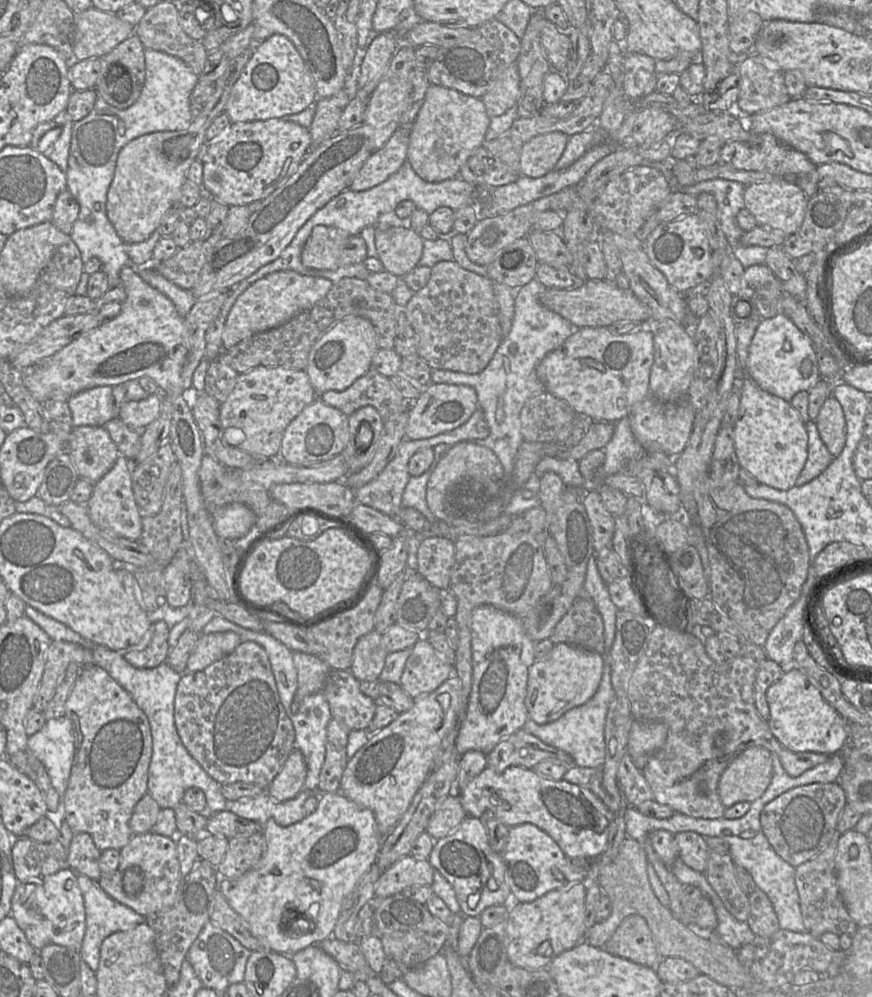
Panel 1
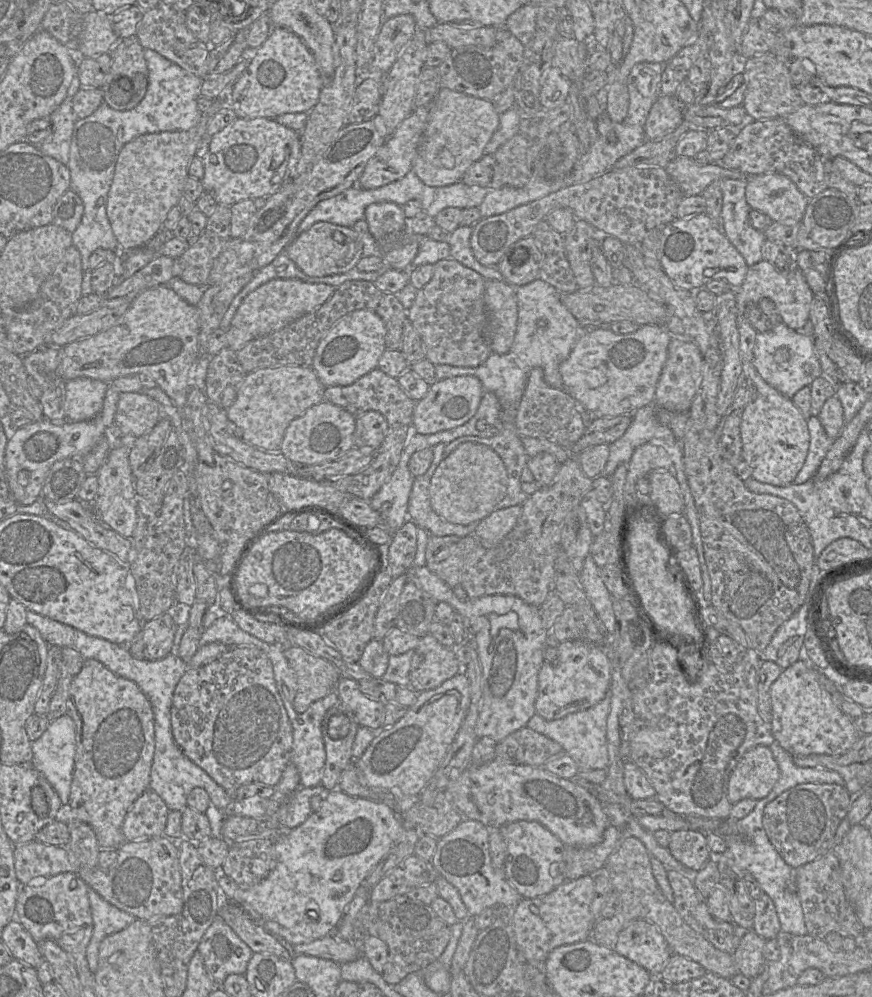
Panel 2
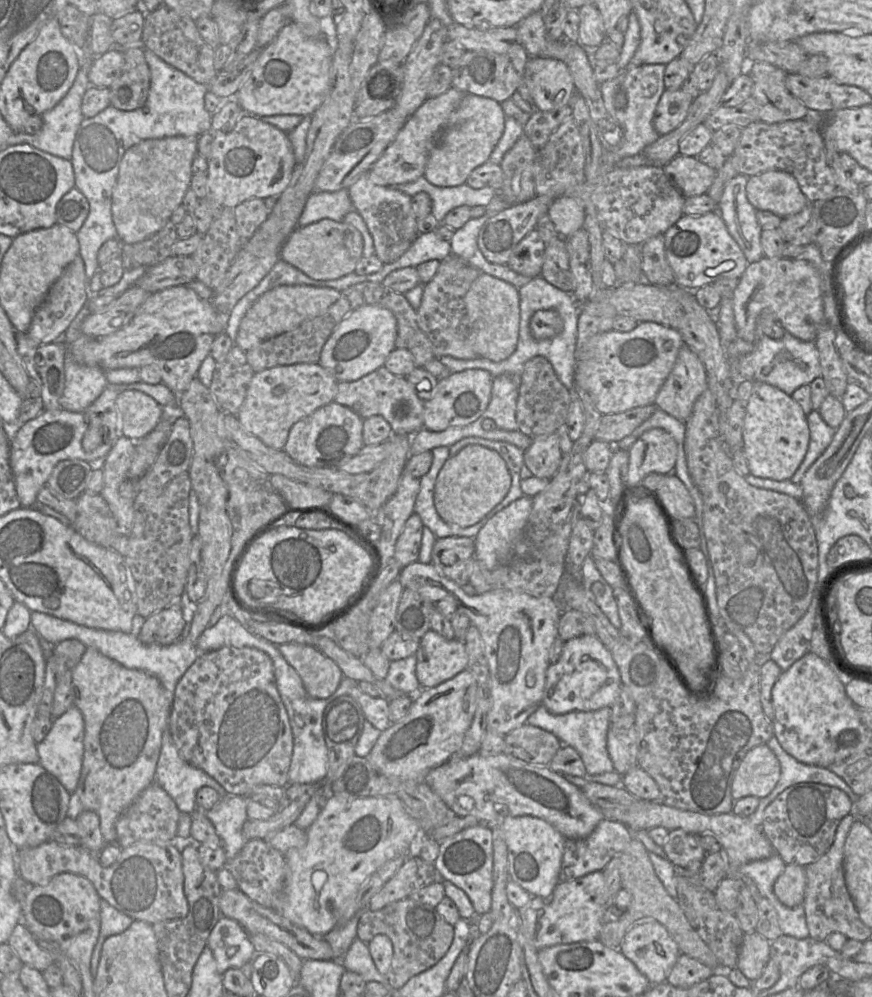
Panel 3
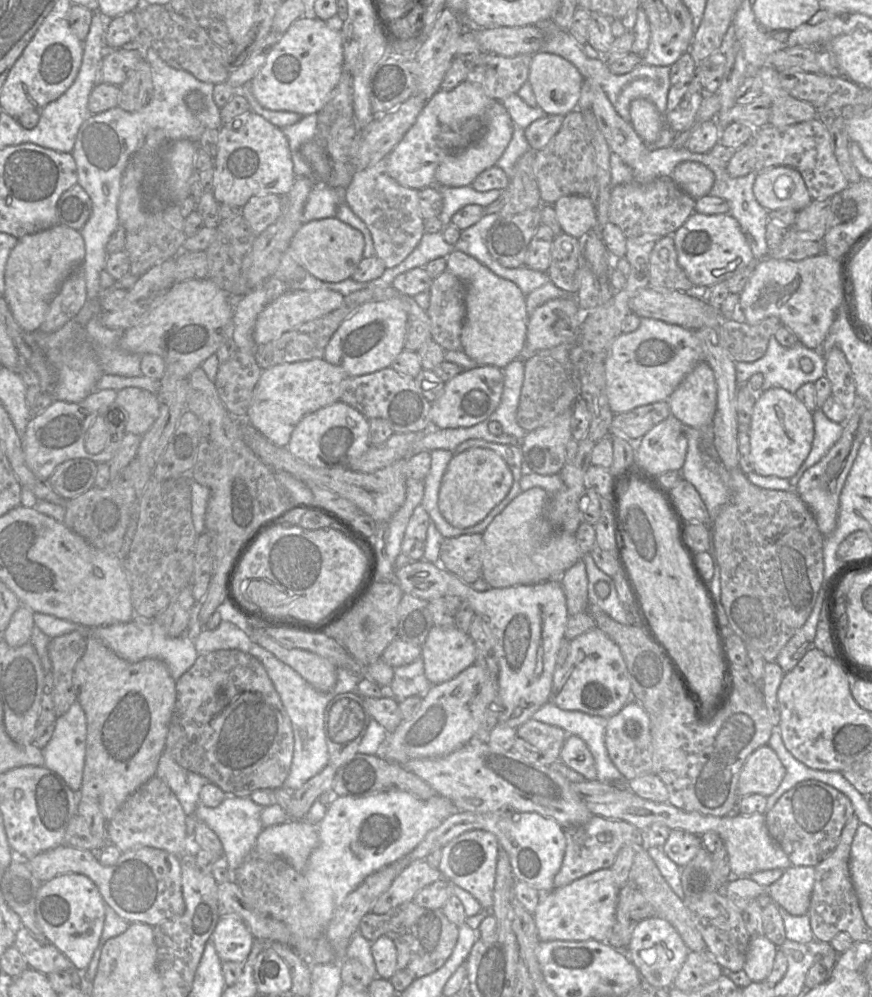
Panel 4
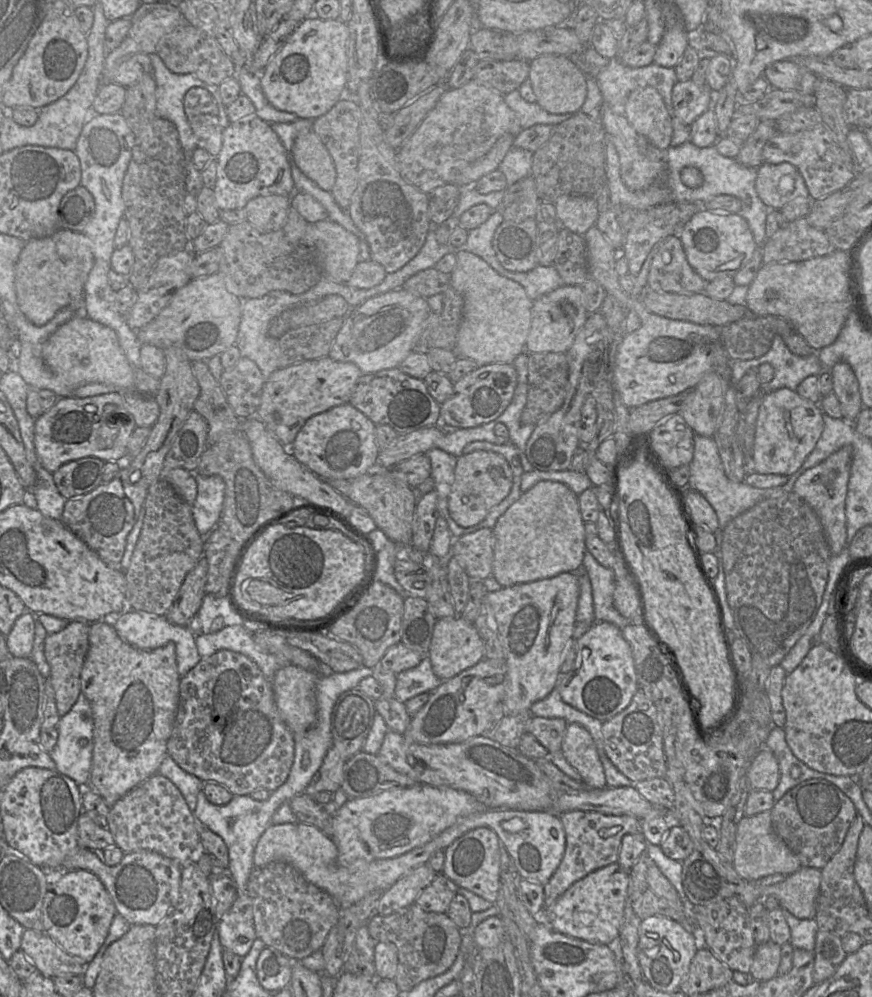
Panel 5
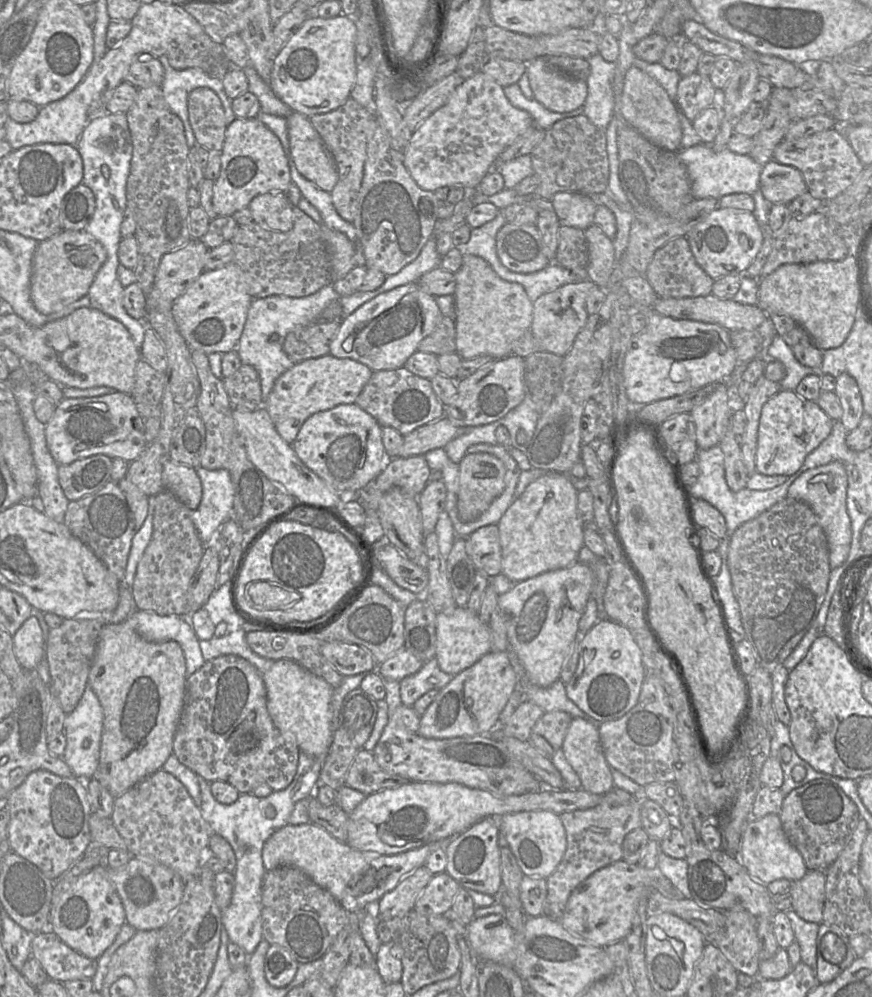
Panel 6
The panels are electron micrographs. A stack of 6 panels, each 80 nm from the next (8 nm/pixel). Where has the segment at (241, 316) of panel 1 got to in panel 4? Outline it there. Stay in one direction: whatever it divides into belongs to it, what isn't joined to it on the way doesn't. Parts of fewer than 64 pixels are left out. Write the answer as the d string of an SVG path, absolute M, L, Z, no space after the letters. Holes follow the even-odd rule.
M329 289L287 291L268 304L258 315L254 341L258 346L274 341L285 332L335 310L341 305L343 298L339 292Z

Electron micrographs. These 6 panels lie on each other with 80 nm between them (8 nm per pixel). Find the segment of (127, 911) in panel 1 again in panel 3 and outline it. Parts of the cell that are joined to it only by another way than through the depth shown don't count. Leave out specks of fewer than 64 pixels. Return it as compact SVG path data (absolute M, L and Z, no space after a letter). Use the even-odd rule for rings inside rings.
M100 900L100 933L91 957L91 974L95 978L98 972L100 954L104 941L116 934L124 932L134 921L133 918L117 910L106 900Z

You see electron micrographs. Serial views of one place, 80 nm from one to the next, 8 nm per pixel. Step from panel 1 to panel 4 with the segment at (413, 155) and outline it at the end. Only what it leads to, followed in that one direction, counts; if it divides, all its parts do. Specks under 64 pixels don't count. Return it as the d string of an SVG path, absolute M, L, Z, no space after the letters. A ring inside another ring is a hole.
M491 100L481 133L470 146L455 150L455 154L439 165L435 173L436 183L447 187L471 186L479 174L496 165L511 141L513 128L514 123L502 102Z

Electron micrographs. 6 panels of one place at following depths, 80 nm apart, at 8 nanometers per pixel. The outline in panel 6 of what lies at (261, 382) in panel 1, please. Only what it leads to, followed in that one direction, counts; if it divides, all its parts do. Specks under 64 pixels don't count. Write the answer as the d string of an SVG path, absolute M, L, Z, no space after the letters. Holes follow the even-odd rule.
M327 354L307 359L294 364L277 378L263 407L268 411L279 435L291 444L311 415L340 404L355 403L372 374L368 366L350 358Z

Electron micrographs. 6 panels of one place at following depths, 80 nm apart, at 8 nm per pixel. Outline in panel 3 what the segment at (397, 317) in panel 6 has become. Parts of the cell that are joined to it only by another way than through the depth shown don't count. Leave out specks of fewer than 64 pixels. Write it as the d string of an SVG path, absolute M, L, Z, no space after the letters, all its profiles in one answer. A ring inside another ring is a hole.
M364 305L345 316L325 342L318 363L329 371L337 382L355 381L384 366L389 353L395 349L397 320L394 314L376 305Z

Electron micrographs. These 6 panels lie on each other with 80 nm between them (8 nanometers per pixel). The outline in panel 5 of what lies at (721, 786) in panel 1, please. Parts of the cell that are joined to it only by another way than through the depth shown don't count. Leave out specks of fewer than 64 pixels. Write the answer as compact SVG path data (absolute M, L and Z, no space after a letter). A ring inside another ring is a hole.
M766 747L758 751L753 757L745 774L751 790L772 792L780 780L778 761Z

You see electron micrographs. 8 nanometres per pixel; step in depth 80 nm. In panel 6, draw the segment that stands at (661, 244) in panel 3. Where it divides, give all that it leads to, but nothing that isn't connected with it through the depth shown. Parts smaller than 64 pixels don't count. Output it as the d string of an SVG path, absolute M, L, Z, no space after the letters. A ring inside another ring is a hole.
M686 236L670 240L659 248L645 276L660 298L700 297L711 294L714 280L698 265Z

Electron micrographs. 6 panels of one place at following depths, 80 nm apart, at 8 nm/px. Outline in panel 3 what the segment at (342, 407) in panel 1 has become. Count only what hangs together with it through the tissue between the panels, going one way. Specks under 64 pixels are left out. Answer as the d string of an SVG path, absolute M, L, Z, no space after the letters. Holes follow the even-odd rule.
M384 366L355 381L338 382L336 403L348 407L362 419L382 416L394 434L412 435L424 428L424 401L415 393L404 376L389 372Z

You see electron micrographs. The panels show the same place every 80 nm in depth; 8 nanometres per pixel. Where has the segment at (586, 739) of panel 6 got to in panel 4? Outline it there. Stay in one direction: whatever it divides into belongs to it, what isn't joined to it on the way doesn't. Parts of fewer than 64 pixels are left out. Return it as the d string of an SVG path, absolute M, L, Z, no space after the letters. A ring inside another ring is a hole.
M567 735L560 751L559 760L583 775L586 780L596 780L595 759L583 739Z

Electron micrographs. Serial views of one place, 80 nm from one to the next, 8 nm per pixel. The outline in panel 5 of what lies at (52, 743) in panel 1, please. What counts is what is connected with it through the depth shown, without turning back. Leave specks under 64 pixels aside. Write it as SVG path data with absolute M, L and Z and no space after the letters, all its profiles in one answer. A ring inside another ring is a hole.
M80 693L70 711L59 719L57 724L58 739L49 752L56 764L56 770L74 780L82 789L88 786L93 753L93 715L90 702Z

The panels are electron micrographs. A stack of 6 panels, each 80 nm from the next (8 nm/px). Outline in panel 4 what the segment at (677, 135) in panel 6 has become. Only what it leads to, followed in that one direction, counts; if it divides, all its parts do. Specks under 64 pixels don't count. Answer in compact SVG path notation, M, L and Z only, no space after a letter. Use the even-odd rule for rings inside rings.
M637 98L630 103L630 123L646 144L653 144L664 126L664 116L652 102Z

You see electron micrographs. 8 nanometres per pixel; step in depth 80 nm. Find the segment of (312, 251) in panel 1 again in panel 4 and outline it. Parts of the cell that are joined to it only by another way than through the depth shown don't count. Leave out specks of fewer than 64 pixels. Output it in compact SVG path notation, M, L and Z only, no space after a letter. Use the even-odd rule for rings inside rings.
M336 217L303 224L291 239L287 253L309 274L321 281L336 283L350 278L363 258L362 233Z

